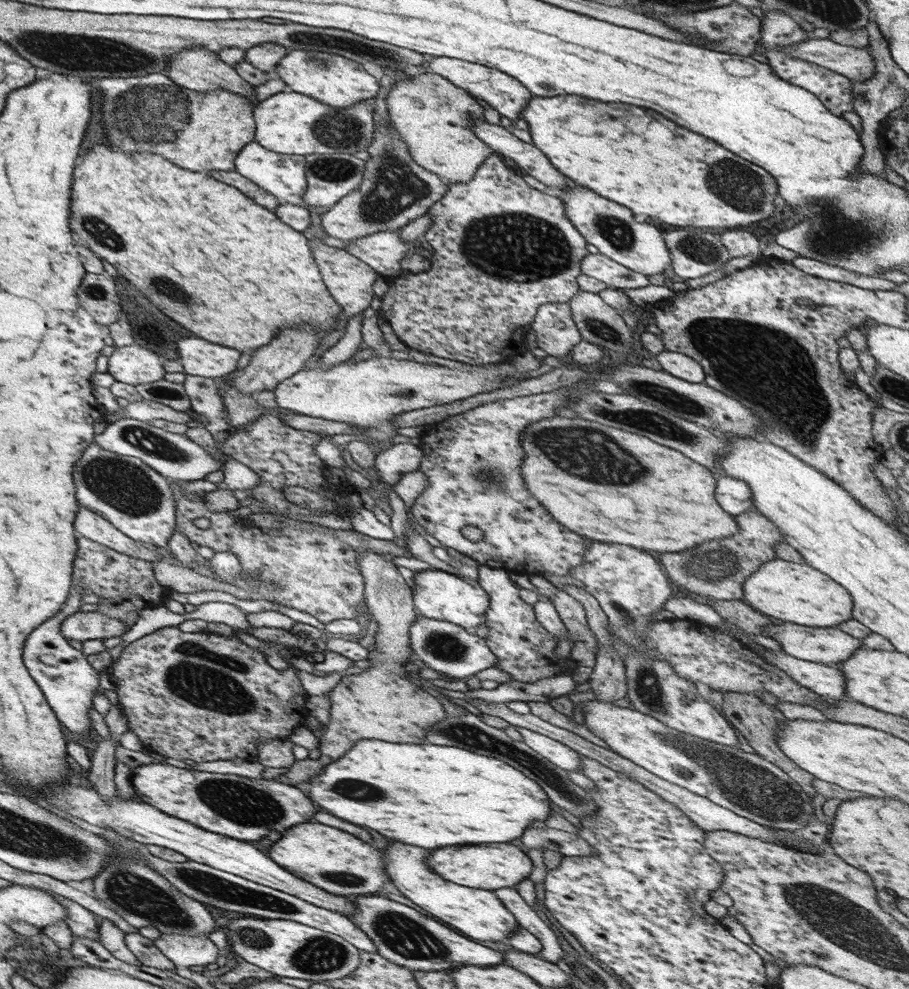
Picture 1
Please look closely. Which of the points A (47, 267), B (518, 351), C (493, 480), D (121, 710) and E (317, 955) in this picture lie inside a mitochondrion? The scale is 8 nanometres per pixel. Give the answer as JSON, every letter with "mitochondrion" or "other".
{"A":"other","B":"other","C":"mitochondrion","D":"other","E":"mitochondrion"}

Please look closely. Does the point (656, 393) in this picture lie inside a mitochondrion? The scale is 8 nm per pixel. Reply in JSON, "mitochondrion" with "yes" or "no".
{"mitochondrion":"yes"}

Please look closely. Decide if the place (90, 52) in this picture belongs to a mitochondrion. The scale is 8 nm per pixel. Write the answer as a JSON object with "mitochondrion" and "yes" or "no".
{"mitochondrion":"yes"}

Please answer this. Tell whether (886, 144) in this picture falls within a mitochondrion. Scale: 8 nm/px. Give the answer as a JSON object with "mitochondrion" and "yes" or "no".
{"mitochondrion":"no"}

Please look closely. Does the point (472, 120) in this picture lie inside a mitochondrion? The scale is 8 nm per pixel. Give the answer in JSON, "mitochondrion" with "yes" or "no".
{"mitochondrion":"no"}

